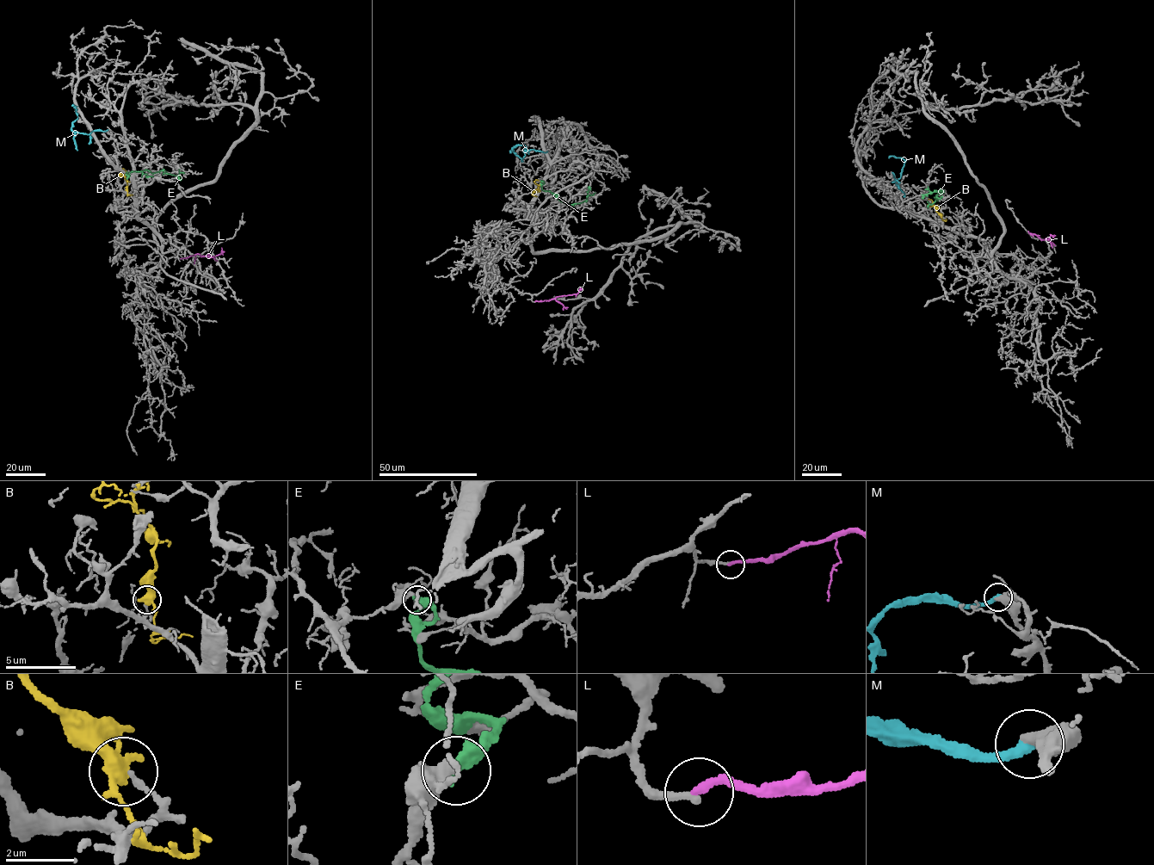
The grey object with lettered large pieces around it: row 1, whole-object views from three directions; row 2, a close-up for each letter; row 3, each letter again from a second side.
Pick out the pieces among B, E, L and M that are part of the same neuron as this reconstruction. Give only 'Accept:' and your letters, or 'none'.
Accept: L

